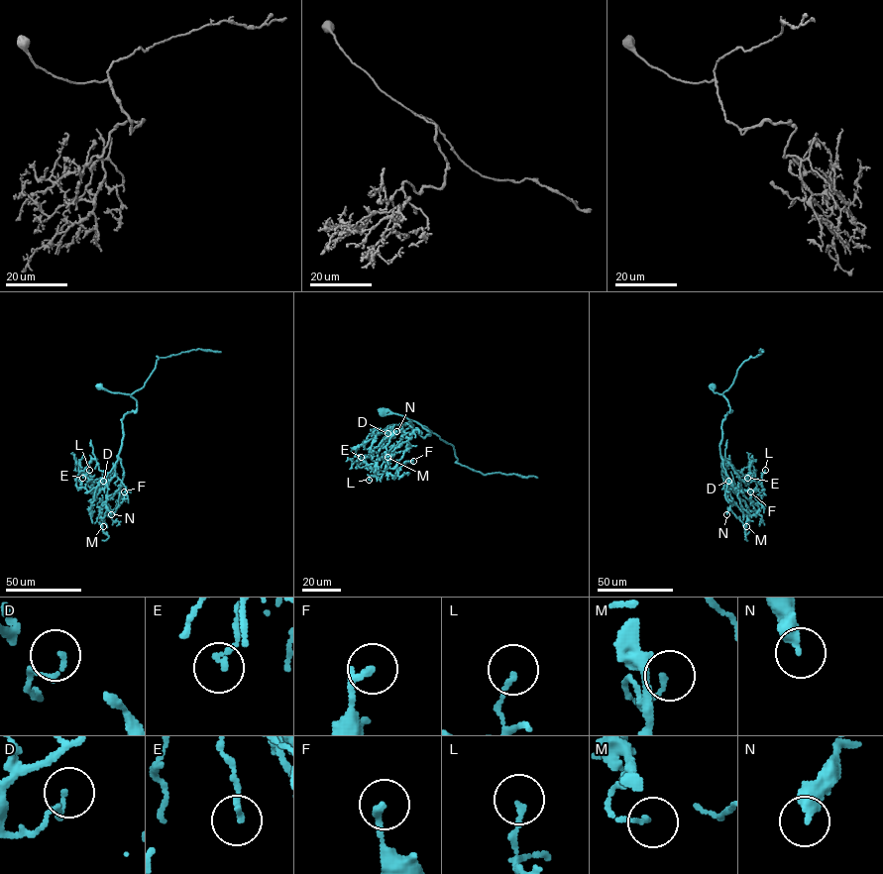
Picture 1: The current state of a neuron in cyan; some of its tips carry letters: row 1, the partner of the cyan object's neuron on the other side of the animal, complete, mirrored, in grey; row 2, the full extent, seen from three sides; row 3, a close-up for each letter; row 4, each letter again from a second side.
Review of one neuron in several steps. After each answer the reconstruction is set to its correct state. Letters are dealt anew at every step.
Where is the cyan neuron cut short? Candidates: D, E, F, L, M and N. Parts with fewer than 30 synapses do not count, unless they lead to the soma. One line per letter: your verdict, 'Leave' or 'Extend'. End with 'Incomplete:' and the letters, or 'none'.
D: Leave
E: Leave
F: Leave
L: Leave
M: Leave
N: Leave
Incomplete: none

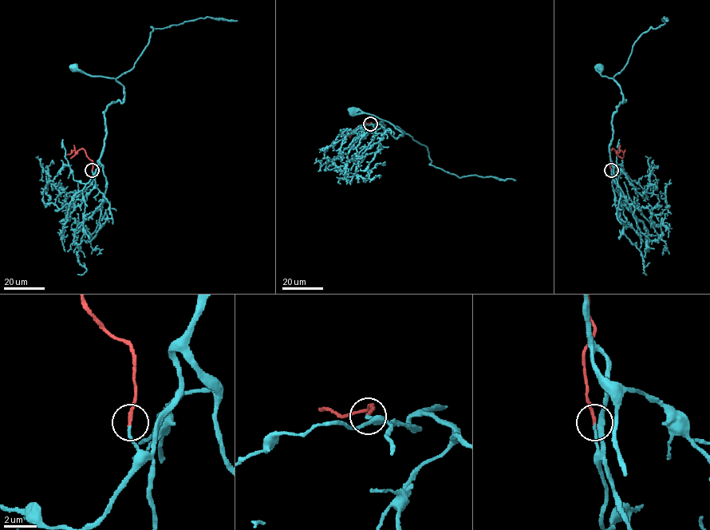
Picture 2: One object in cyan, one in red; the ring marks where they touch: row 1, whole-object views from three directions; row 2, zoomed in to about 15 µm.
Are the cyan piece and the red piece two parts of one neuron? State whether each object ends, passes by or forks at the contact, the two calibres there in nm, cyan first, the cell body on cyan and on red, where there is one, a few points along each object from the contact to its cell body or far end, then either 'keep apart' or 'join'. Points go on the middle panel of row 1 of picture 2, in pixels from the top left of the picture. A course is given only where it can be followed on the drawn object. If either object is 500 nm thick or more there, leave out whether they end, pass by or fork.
cyan ends | red ends | 150/200 nm | cyan (352, 111) | red none | cyan via (370, 124), (381, 121), (383, 128), (395, 138), (402, 136), (387, 121), (352, 112) | red via (370, 124), (364, 123), (348, 136), (343, 136) | join

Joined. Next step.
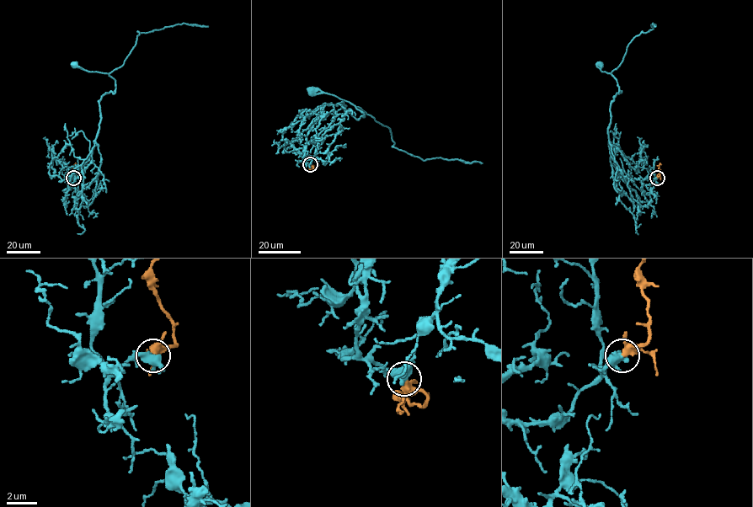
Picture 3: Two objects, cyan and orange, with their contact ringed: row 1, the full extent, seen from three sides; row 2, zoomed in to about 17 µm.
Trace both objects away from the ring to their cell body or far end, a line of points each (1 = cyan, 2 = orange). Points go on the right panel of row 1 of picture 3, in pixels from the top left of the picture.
1: (657, 177), (644, 184), (614, 163), (607, 130), (610, 106), (621, 92), (616, 80), (602, 72), (600, 64)
2: (657, 177), (659, 176), (659, 165), (661, 164)

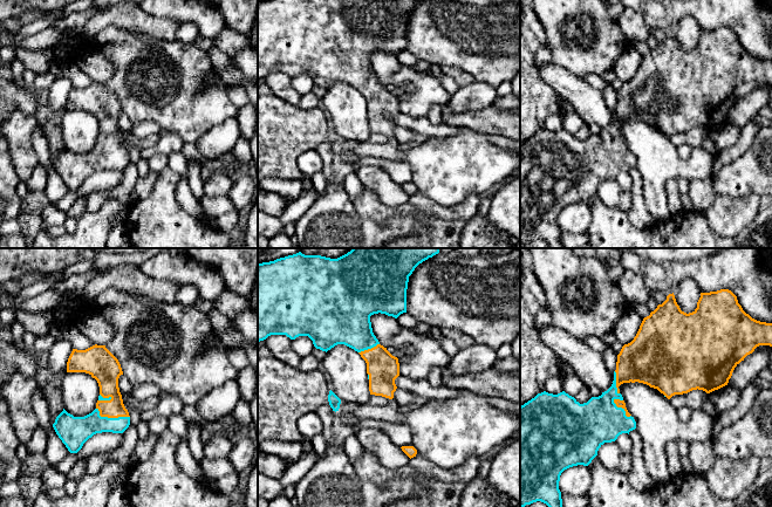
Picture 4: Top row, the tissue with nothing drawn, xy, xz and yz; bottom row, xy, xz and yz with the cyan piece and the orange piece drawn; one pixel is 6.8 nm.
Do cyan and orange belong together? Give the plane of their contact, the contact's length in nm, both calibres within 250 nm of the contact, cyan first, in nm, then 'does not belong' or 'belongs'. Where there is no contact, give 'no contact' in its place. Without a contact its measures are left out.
xy | 240 nm | 190/140 nm | belongs

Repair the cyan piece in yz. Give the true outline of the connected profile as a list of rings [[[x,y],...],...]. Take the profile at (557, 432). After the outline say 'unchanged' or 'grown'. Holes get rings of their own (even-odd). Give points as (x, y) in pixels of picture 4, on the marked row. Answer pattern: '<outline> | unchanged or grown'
[[[731,290],[701,293],[697,308],[689,314],[681,310],[674,293],[669,294],[662,304],[643,318],[634,340],[622,347],[617,355],[613,384],[601,396],[580,404],[565,391],[558,395],[544,391],[520,406],[520,507],[537,501],[548,507],[562,507],[559,489],[561,473],[573,466],[588,466],[604,443],[615,441],[620,434],[629,434],[636,429],[636,422],[628,412],[620,393],[621,384],[643,383],[657,389],[668,399],[697,389],[710,393],[727,385],[735,368],[759,345],[772,347],[772,323],[752,318],[743,310]]] | grown

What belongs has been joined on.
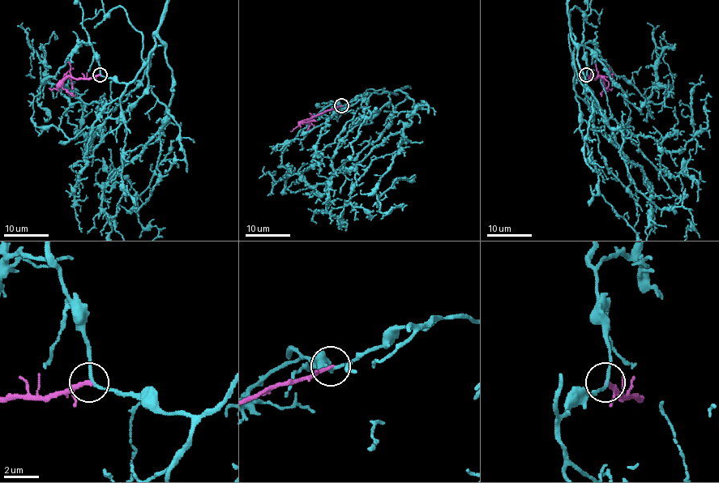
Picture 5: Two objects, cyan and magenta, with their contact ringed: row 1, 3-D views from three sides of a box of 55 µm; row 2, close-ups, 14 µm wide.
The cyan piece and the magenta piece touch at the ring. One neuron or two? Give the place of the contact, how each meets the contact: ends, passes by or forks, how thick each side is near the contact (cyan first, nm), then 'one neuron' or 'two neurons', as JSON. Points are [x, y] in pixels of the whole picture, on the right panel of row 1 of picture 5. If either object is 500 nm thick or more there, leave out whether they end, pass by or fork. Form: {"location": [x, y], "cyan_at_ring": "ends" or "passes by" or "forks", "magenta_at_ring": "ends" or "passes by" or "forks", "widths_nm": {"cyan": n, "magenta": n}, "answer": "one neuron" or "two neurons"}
{"location": [586, 74], "cyan_at_ring": "passes by", "magenta_at_ring": "ends", "widths_nm": {"cyan": 160, "magenta": 240}, "answer": "two neurons"}

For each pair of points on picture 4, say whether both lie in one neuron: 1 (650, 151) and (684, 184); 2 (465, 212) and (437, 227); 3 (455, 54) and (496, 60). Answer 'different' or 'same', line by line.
1: different
2: different
3: same

